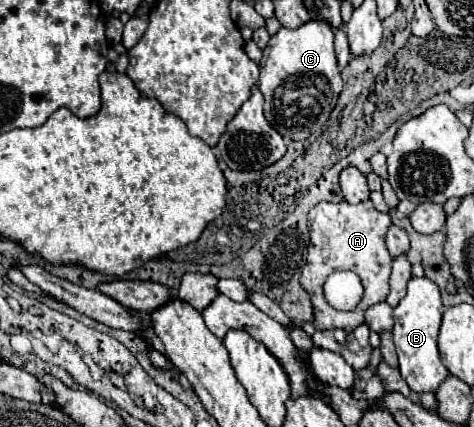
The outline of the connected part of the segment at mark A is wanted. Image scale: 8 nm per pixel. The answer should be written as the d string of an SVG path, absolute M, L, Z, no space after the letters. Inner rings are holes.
M346 201L340 203L318 203L308 213L308 231L310 231L310 245L308 245L308 259L302 269L300 285L310 293L312 307L314 307L314 325L318 329L346 329L354 331L358 325L364 323L364 311L380 301L386 301L390 287L390 269L392 257L386 249L384 235L390 227L390 215L380 213L374 209L372 201L362 201L358 205L350 205ZM350 269L360 275L364 285L364 297L360 301L360 311L334 311L324 295L322 285L332 271Z

